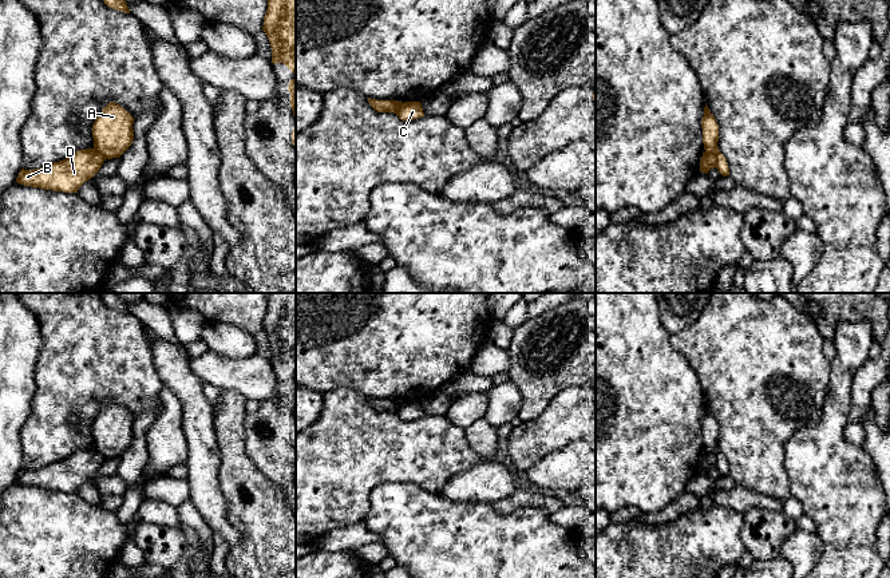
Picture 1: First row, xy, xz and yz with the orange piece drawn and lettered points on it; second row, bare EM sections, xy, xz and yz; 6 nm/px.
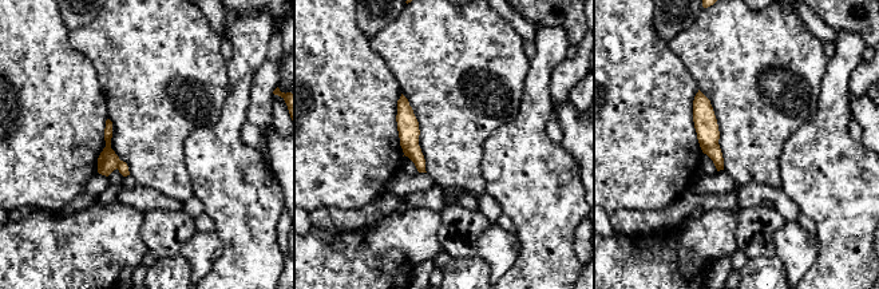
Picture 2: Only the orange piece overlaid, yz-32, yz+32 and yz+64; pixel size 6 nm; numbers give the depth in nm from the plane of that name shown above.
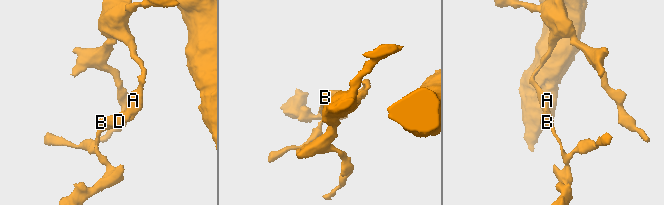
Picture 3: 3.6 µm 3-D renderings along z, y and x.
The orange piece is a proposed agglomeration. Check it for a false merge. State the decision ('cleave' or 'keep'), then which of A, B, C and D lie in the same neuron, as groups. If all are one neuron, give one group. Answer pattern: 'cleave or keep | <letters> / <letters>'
cleave | A C / B D

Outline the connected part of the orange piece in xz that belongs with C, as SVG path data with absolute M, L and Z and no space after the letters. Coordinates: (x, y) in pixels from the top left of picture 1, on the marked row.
M404 102L396 115L399 119L408 122L424 116L424 112L420 102Z

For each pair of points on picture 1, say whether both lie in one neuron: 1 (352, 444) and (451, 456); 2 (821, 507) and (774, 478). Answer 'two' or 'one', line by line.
1: one
2: two

